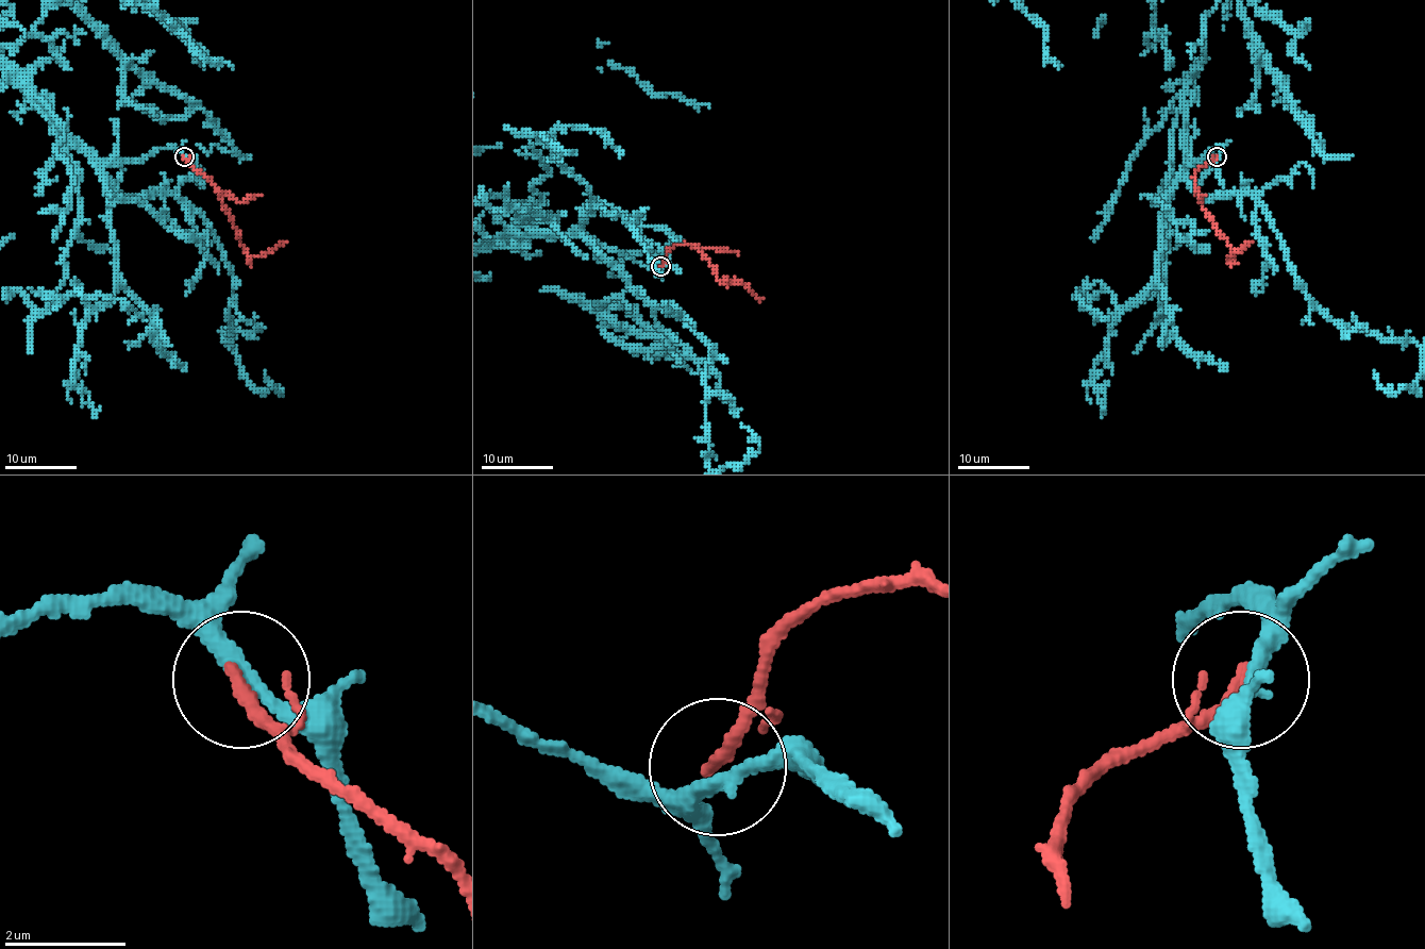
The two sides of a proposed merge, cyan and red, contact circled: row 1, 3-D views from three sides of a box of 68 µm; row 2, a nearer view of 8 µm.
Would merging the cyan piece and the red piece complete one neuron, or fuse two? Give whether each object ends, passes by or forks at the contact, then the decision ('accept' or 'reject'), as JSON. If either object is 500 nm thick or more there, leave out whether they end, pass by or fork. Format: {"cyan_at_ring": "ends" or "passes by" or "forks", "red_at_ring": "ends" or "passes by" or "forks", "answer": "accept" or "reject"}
{"cyan_at_ring": "passes by", "red_at_ring": "ends", "answer": "reject"}

